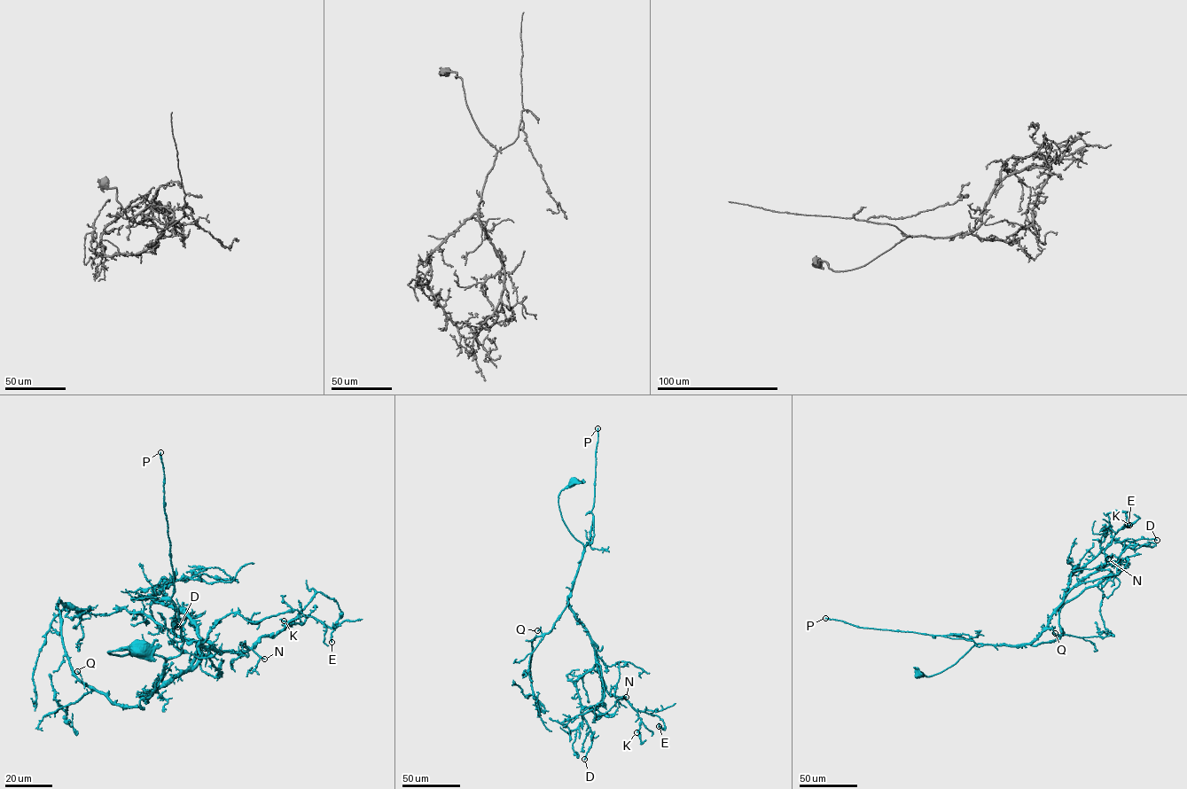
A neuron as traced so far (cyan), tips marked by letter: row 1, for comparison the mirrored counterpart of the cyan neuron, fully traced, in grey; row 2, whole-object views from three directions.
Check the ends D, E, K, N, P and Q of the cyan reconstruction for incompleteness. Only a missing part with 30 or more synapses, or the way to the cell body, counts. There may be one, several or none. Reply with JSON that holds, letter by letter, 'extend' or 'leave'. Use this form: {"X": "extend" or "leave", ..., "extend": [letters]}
{"D": "leave", "E": "leave", "K": "leave", "N": "leave", "P": "extend", "Q": "leave", "extend": ["P"]}

